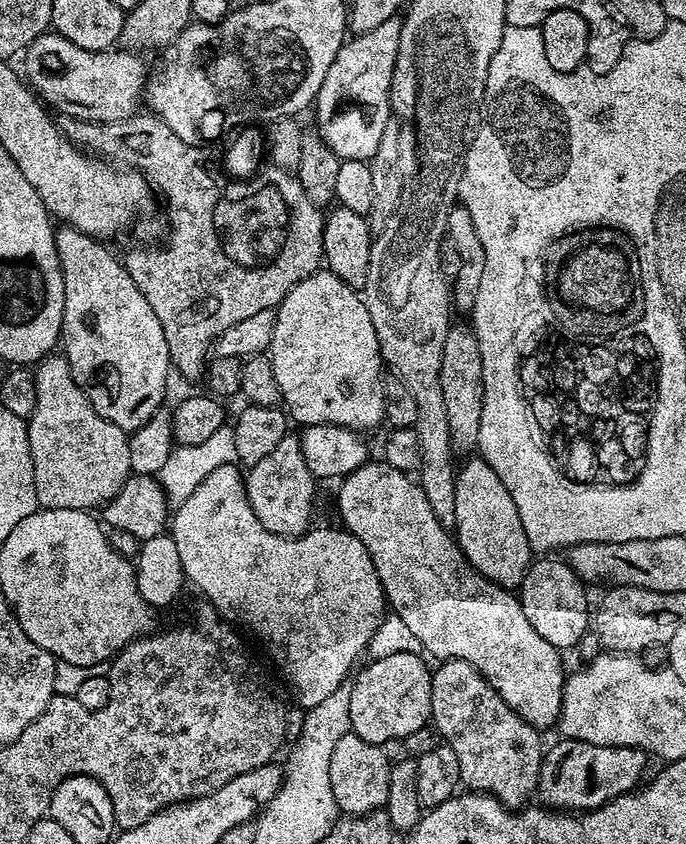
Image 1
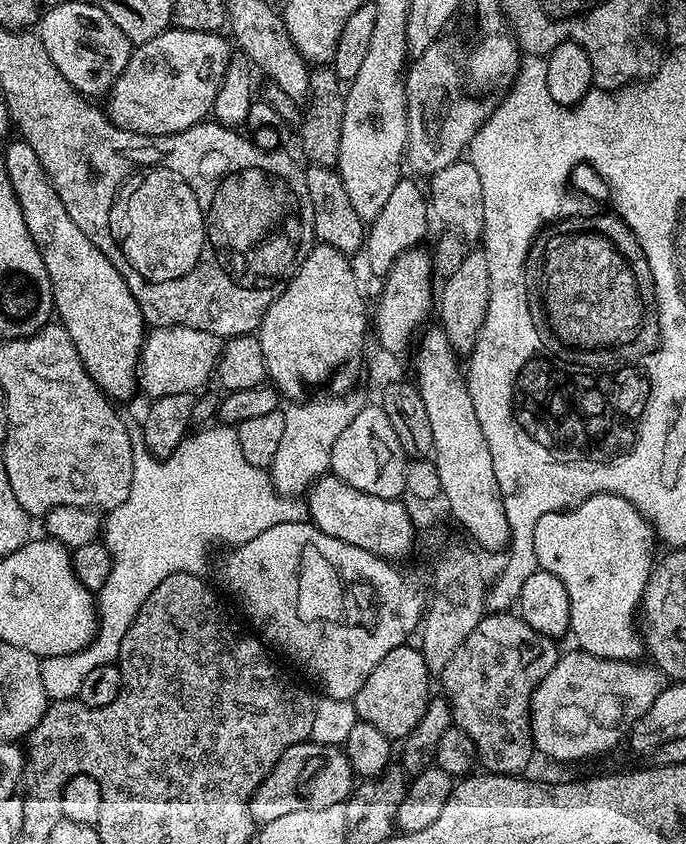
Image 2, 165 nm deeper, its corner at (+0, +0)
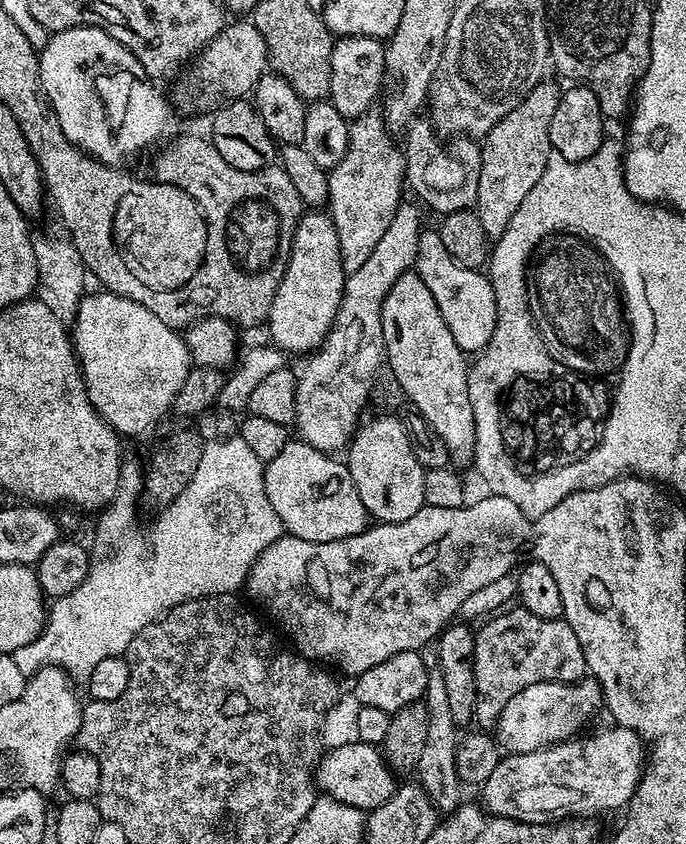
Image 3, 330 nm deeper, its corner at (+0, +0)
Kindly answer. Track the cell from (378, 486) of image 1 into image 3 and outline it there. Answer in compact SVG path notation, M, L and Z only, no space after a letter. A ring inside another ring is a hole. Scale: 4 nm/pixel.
M299 438L289 439L286 446L278 453L278 458L267 461L264 466L264 489L266 498L270 498L270 506L274 506L274 514L284 524L284 531L289 536L306 538L306 542L334 542L342 538L350 538L354 534L362 534L370 526L370 517L366 506L362 506L362 498L358 498L358 490L354 486L354 478L350 478L348 465L335 455L314 450L306 441Z

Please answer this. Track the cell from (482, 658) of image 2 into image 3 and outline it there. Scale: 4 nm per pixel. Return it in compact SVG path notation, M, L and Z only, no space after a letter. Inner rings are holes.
M513 606L509 612L504 612L501 616L496 616L493 620L485 622L481 628L475 629L476 641L474 642L474 690L476 691L476 715L474 717L475 723L481 729L492 730L495 729L498 718L502 714L502 710L506 706L506 702L510 702L510 698L514 698L514 694L518 694L518 690L526 690L526 686L534 686L543 680L557 680L563 684L573 684L576 680L583 680L586 676L586 669L584 667L584 655L582 654L582 646L578 642L578 638L574 635L574 630L569 626L568 621L561 618L558 620L551 620L550 618L538 618L538 614L530 614L530 610L519 606Z

